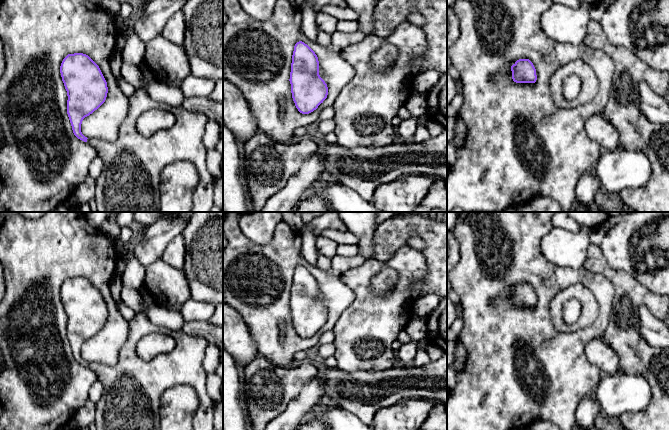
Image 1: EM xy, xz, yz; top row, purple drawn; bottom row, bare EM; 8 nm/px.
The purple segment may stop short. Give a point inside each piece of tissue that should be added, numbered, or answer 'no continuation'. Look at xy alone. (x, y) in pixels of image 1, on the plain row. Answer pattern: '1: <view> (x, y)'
1: xy (130, 400)

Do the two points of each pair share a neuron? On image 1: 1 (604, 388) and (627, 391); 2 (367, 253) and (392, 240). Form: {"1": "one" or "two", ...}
{"1": "one", "2": "two"}

